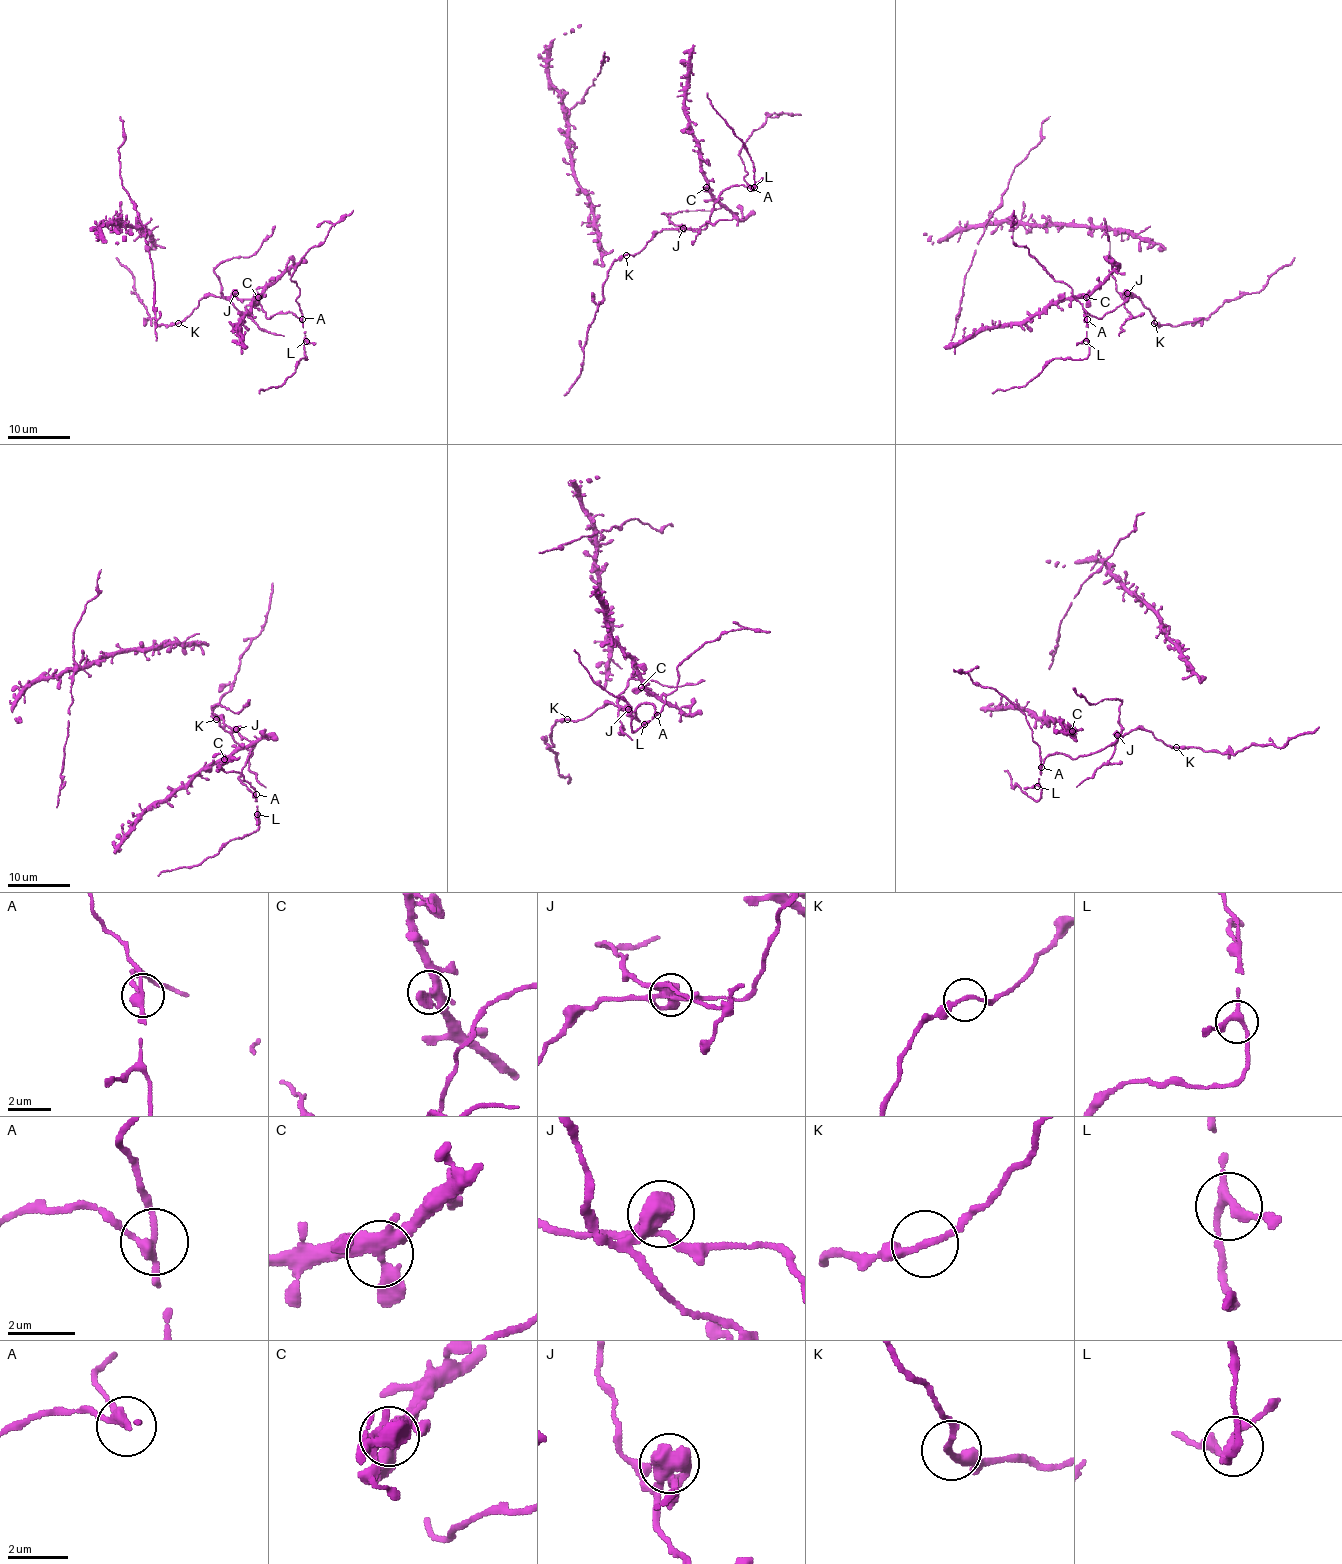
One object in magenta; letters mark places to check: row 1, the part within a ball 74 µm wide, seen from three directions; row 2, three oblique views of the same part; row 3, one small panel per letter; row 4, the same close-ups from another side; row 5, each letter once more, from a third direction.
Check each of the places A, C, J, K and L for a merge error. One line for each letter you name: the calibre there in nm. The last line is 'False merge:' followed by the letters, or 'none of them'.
A: 240 nm thick
J: 440 nm thick
False merge: A, J

